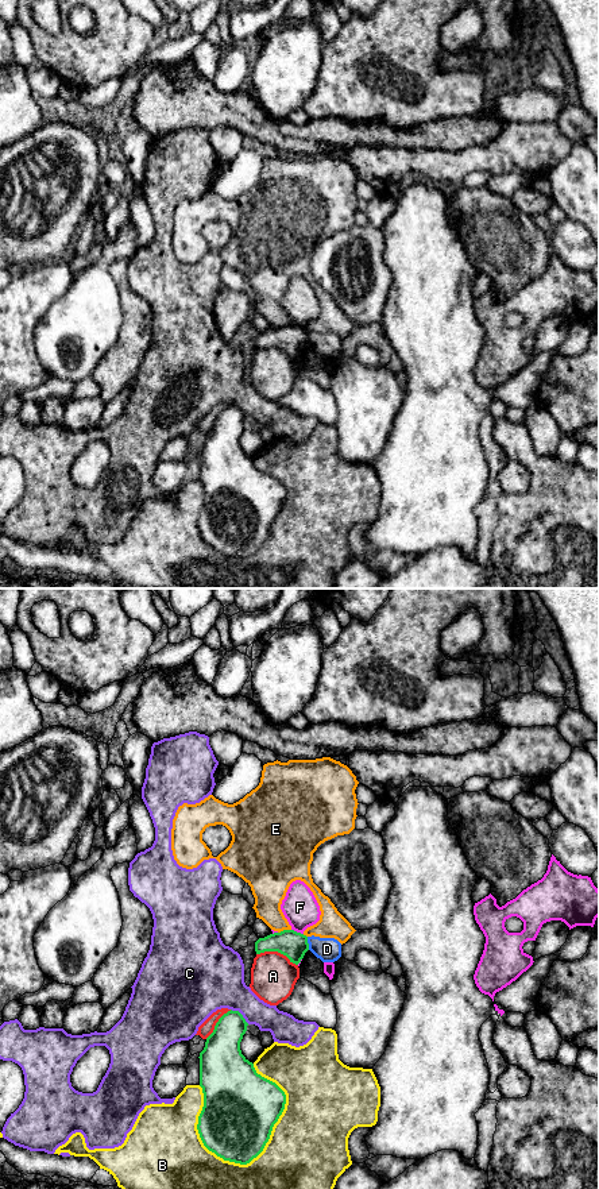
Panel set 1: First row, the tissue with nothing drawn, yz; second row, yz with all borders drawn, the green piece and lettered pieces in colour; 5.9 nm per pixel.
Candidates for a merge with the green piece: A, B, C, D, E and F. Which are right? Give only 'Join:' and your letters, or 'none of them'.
Join: none of them

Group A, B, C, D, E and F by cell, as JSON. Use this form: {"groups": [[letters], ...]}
{"groups": [["A"], ["B"], ["C"], ["D"], ["E"], ["F"]]}

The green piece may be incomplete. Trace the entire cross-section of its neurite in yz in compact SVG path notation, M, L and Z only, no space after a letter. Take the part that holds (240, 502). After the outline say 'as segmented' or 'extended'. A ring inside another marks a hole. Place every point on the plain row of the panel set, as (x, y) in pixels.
M228 406L206 433L200 448L200 482L204 502L197 525L204 541L224 556L247 560L256 553L270 534L274 520L286 499L285 487L273 476L256 468L240 445L248 418L239 406Z | as segmented

